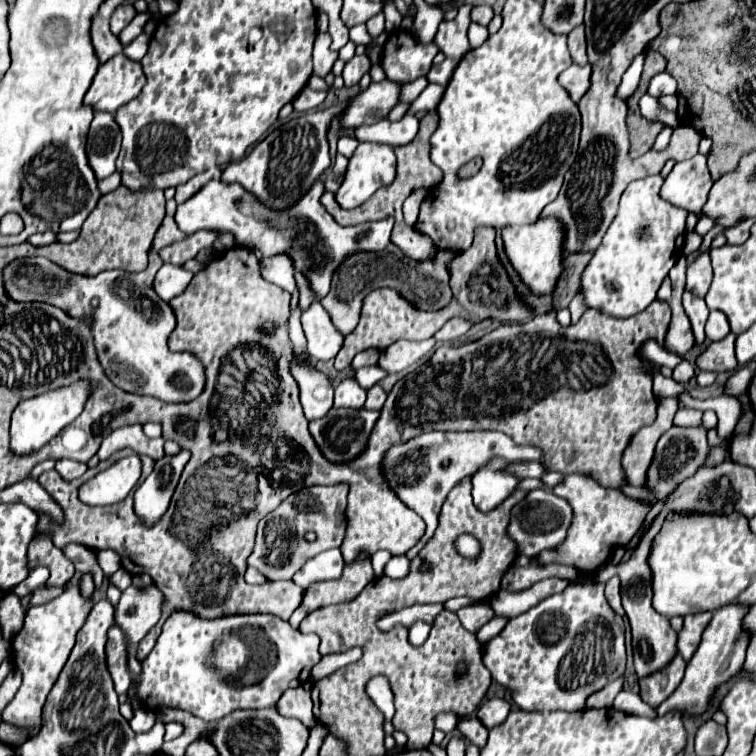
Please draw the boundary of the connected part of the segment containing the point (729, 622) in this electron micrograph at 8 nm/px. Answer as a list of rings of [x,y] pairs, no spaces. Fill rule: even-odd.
[[[728,603],[726,607],[720,607],[710,625],[706,627],[704,635],[702,635],[702,643],[698,647],[698,651],[694,653],[694,657],[688,661],[686,665],[686,673],[684,679],[680,683],[680,687],[676,687],[676,691],[662,701],[654,711],[656,715],[664,715],[672,709],[678,709],[682,713],[704,713],[710,701],[710,695],[714,693],[714,689],[728,681],[732,675],[738,673],[738,669],[744,665],[744,657],[746,657],[746,647],[750,643],[750,635],[744,629],[744,617],[748,613],[750,607],[744,607],[742,603]]]

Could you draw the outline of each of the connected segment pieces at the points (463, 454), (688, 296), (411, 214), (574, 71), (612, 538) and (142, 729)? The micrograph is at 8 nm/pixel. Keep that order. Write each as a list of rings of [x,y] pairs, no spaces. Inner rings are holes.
[[[430,431],[416,439],[416,463],[414,463],[414,451],[410,453],[408,445],[400,445],[400,463],[396,457],[390,461],[384,461],[384,471],[390,487],[400,495],[400,499],[416,511],[426,524],[426,531],[420,541],[412,548],[406,557],[415,558],[425,544],[432,538],[438,525],[438,513],[442,509],[446,495],[452,491],[452,487],[466,475],[474,475],[474,471],[490,459],[490,455],[504,457],[508,461],[538,461],[542,463],[544,457],[540,457],[540,449],[528,447],[528,445],[516,445],[512,443],[504,433],[498,431]]]
[[[688,289],[684,291],[682,295],[682,305],[686,309],[686,315],[690,317],[690,323],[692,323],[692,329],[694,329],[694,335],[696,335],[696,343],[702,343],[706,339],[704,335],[704,325],[706,325],[706,319],[708,319],[708,307],[704,303],[702,297],[696,297],[694,293],[690,293]]]
[[[414,191],[414,193],[404,201],[404,221],[408,225],[414,226],[416,223],[420,212],[420,203],[422,203],[422,199],[424,199],[426,195],[428,195],[428,191]]]
[[[574,63],[572,67],[568,67],[558,77],[558,81],[562,83],[562,87],[566,87],[566,91],[570,93],[570,97],[578,103],[584,97],[584,93],[588,91],[588,87],[590,87],[590,65],[580,67],[580,65]]]
[[[566,475],[562,485],[556,485],[552,489],[558,497],[564,497],[572,509],[574,509],[574,523],[568,531],[566,541],[556,551],[544,551],[536,557],[538,563],[550,563],[558,561],[570,567],[576,567],[584,573],[594,573],[606,565],[610,559],[610,553],[614,547],[626,547],[628,541],[636,535],[636,531],[642,527],[644,517],[648,515],[648,507],[644,503],[638,503],[636,499],[626,497],[620,491],[604,489],[602,485],[594,483],[588,475]]]
[[[142,707],[142,709],[134,711],[134,717],[132,717],[132,721],[130,721],[130,727],[132,727],[136,733],[146,733],[146,731],[150,731],[150,729],[154,727],[154,723],[156,723],[154,713],[148,711],[146,707]]]

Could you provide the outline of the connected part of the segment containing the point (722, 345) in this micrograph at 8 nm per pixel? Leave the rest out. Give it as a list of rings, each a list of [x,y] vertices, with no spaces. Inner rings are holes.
[[[728,333],[720,341],[712,341],[706,347],[706,351],[698,355],[698,359],[696,359],[698,369],[716,371],[716,373],[734,371],[738,367],[736,357],[734,357],[734,341],[736,341],[736,335],[734,333]]]

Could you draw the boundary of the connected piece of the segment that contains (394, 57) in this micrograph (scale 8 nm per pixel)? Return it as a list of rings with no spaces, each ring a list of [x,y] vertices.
[[[394,39],[384,45],[382,51],[382,69],[388,79],[398,83],[410,83],[422,75],[426,75],[432,67],[432,59],[436,57],[438,47],[434,43],[422,45],[416,39]]]

